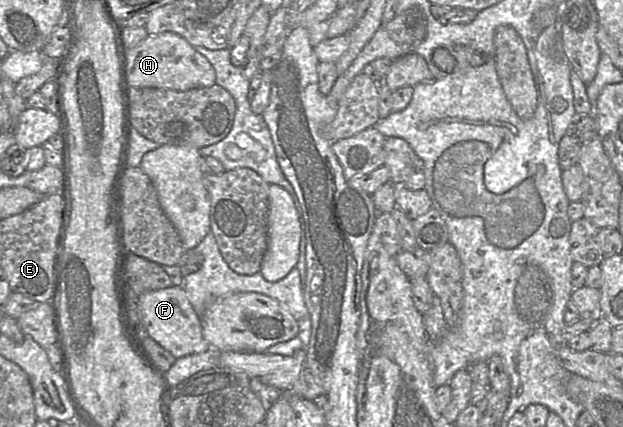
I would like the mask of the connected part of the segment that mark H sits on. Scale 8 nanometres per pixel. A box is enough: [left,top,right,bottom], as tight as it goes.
[125,31,216,91]

